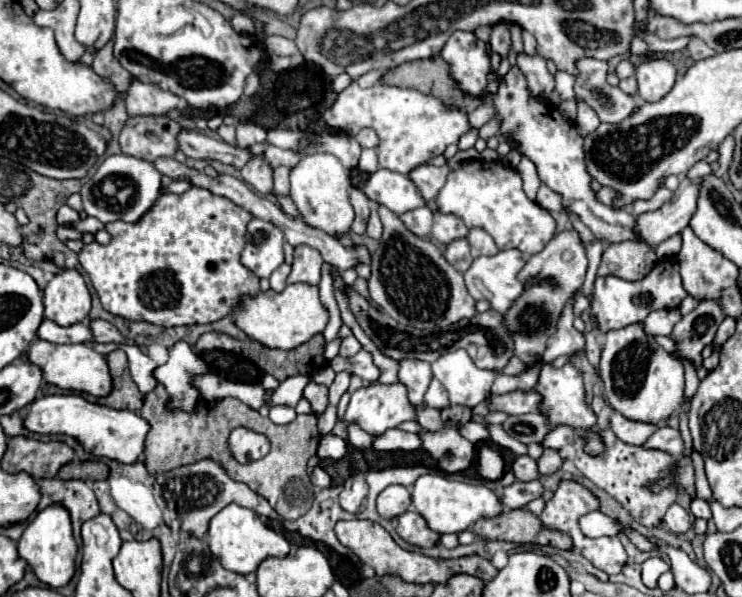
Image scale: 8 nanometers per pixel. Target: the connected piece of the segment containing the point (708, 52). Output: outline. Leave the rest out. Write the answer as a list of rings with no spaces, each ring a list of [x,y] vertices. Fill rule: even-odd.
[[[691,36],[691,40],[689,40],[689,44],[687,44],[687,50],[689,50],[689,54],[691,54],[691,58],[693,60],[703,60],[703,58],[711,58],[715,52],[701,40],[701,38],[697,38],[697,36]]]

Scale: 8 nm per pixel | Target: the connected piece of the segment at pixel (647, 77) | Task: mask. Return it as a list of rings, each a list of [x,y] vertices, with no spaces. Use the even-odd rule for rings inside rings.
[[[647,60],[635,70],[635,78],[639,82],[637,96],[643,102],[657,102],[663,98],[671,86],[675,84],[677,70],[667,60]]]

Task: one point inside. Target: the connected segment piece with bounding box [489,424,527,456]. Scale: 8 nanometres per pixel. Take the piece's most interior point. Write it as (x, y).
(498, 435)

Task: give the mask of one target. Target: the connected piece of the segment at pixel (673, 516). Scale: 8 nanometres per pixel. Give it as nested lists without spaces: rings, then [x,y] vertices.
[[[671,504],[667,514],[665,514],[665,520],[663,520],[663,526],[669,530],[669,532],[675,532],[675,534],[681,534],[681,532],[687,532],[693,524],[693,518],[691,514],[679,506],[679,504]]]

